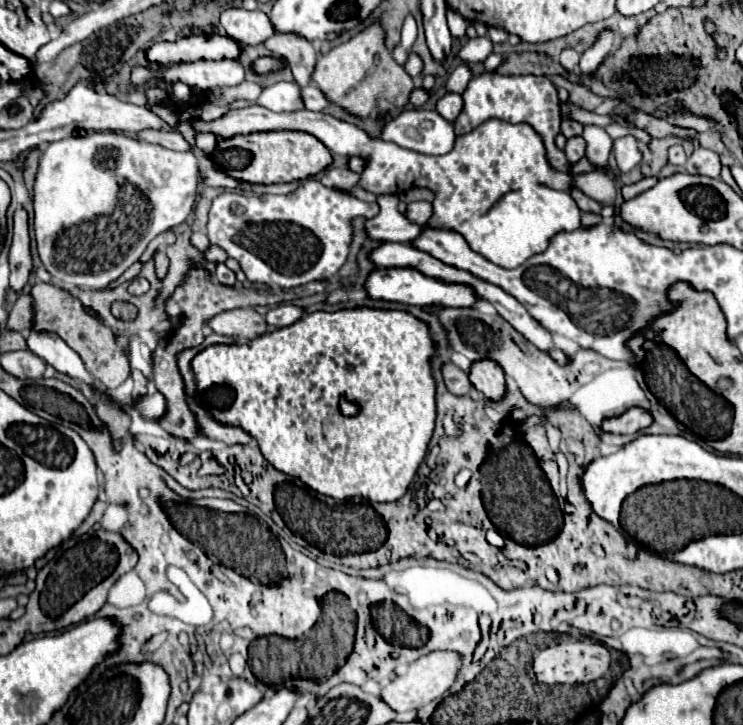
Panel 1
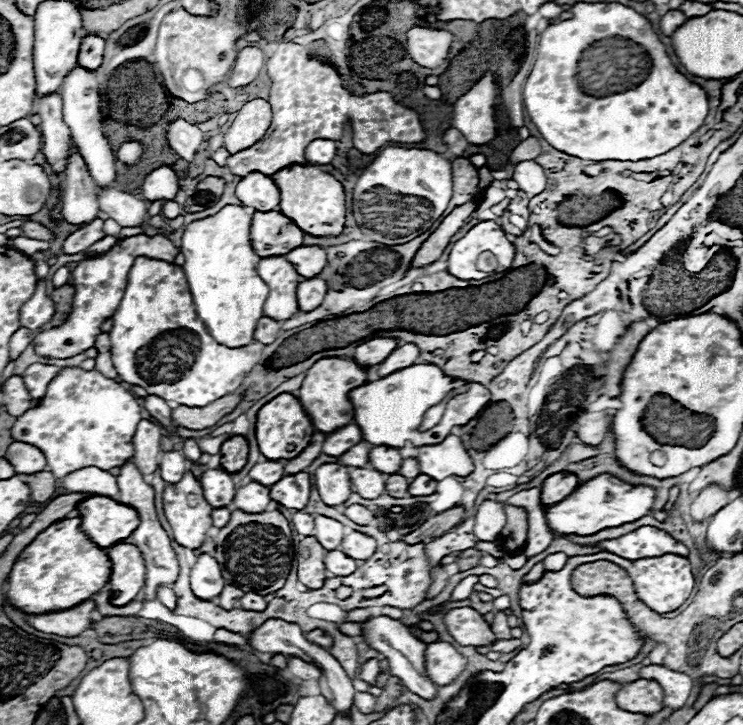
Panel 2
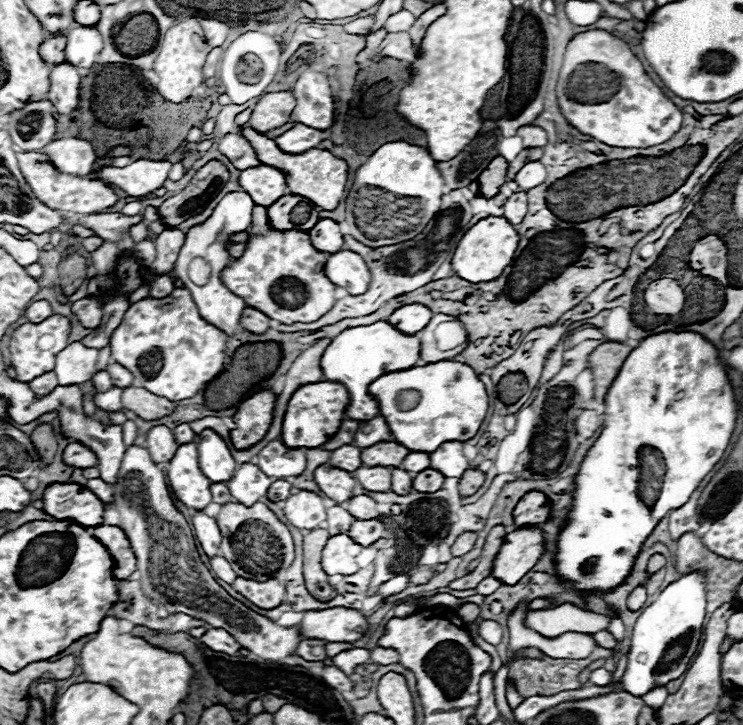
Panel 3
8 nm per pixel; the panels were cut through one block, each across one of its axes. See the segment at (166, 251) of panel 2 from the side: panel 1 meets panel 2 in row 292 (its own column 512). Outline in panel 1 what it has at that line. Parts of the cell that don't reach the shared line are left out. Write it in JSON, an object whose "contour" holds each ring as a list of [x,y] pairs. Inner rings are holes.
{"contour":[[[484,72],[480,76],[474,76],[468,82],[468,88],[462,92],[462,100],[464,100],[464,108],[462,108],[460,116],[454,120],[454,132],[458,136],[474,130],[476,126],[480,126],[482,122],[486,122],[490,118],[506,120],[506,122],[512,122],[512,124],[528,122],[542,136],[542,140],[546,144],[550,164],[556,170],[562,170],[562,172],[570,170],[570,164],[564,158],[564,152],[558,150],[556,144],[554,144],[554,136],[560,132],[562,112],[560,112],[558,96],[548,96],[548,78],[546,76],[526,74],[526,76],[504,78],[502,74],[496,74],[496,72]]]}

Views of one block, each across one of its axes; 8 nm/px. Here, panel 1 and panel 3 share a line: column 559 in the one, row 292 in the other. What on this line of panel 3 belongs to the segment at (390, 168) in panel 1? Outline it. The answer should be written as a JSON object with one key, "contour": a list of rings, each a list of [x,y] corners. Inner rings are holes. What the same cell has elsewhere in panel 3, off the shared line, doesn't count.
{"contour":[[[176,288],[166,298],[144,298],[132,304],[122,324],[110,336],[110,356],[132,372],[134,384],[172,402],[194,398],[228,368],[228,336],[206,322],[186,288]]]}

